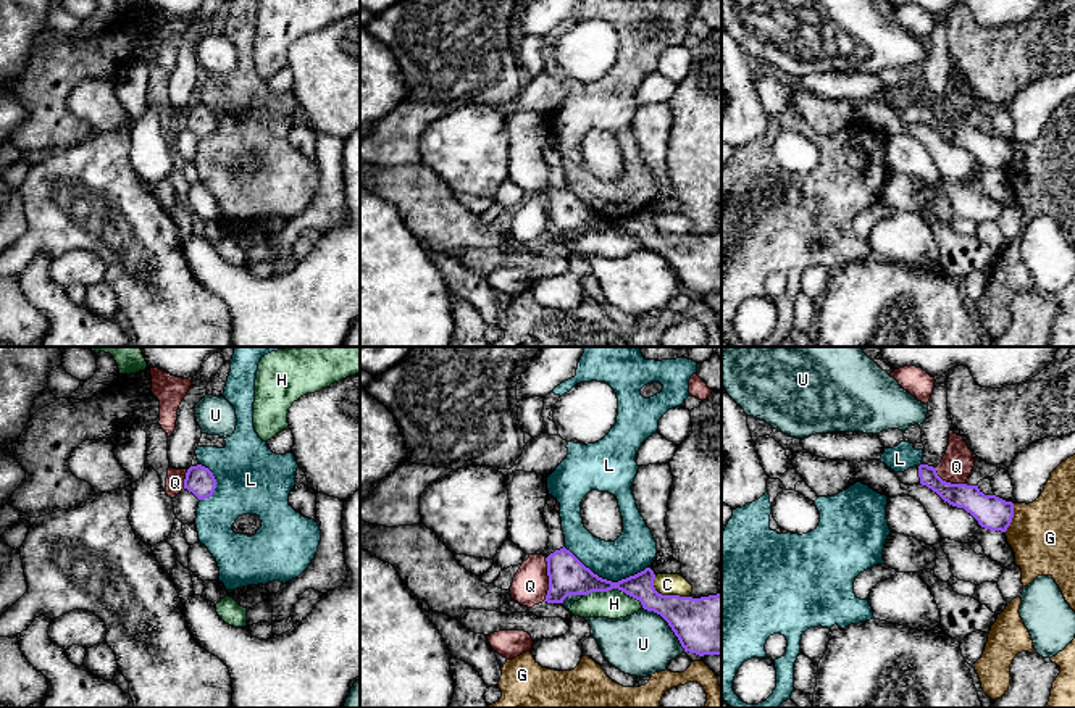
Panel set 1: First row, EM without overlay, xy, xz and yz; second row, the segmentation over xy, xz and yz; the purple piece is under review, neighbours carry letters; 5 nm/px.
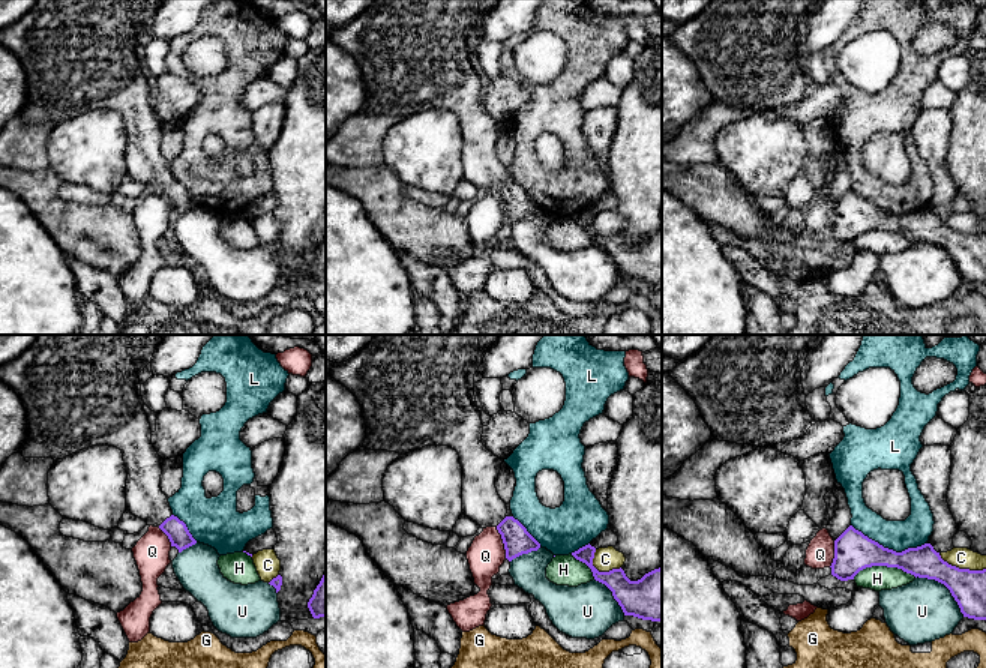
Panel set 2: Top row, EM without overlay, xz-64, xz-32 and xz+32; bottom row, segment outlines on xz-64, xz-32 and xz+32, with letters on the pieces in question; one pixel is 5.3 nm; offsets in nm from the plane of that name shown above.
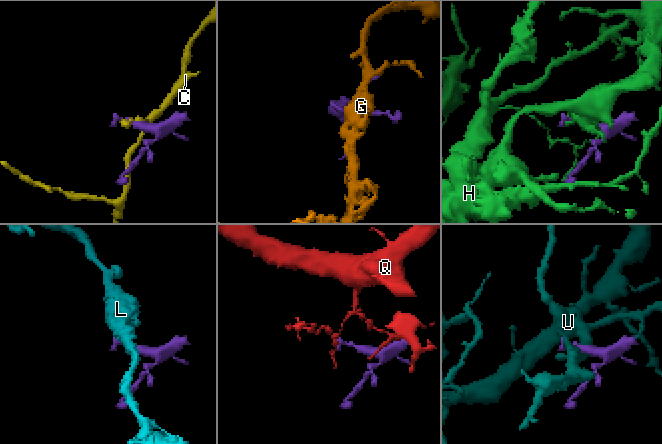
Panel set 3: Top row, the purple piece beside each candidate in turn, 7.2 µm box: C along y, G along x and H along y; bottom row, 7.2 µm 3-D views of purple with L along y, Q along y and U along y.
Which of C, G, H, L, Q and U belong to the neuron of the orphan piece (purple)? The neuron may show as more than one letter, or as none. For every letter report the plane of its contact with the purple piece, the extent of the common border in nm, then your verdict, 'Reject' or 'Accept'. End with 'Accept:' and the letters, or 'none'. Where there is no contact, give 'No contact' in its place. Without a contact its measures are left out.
C: Touches purple in xz. Shared border 220 nm. Reject
G: Touches purple in yz. Shared border 160 nm. Reject
H: Touches purple in xz. Shared border 320 nm. Reject
L: Touches purple in xz. Shared border 440 nm. Reject
Q: Touches purple in xz. Shared border 220 nm. Reject
U: Touches purple in xz. Shared border 300 nm. Reject
Accept: none

